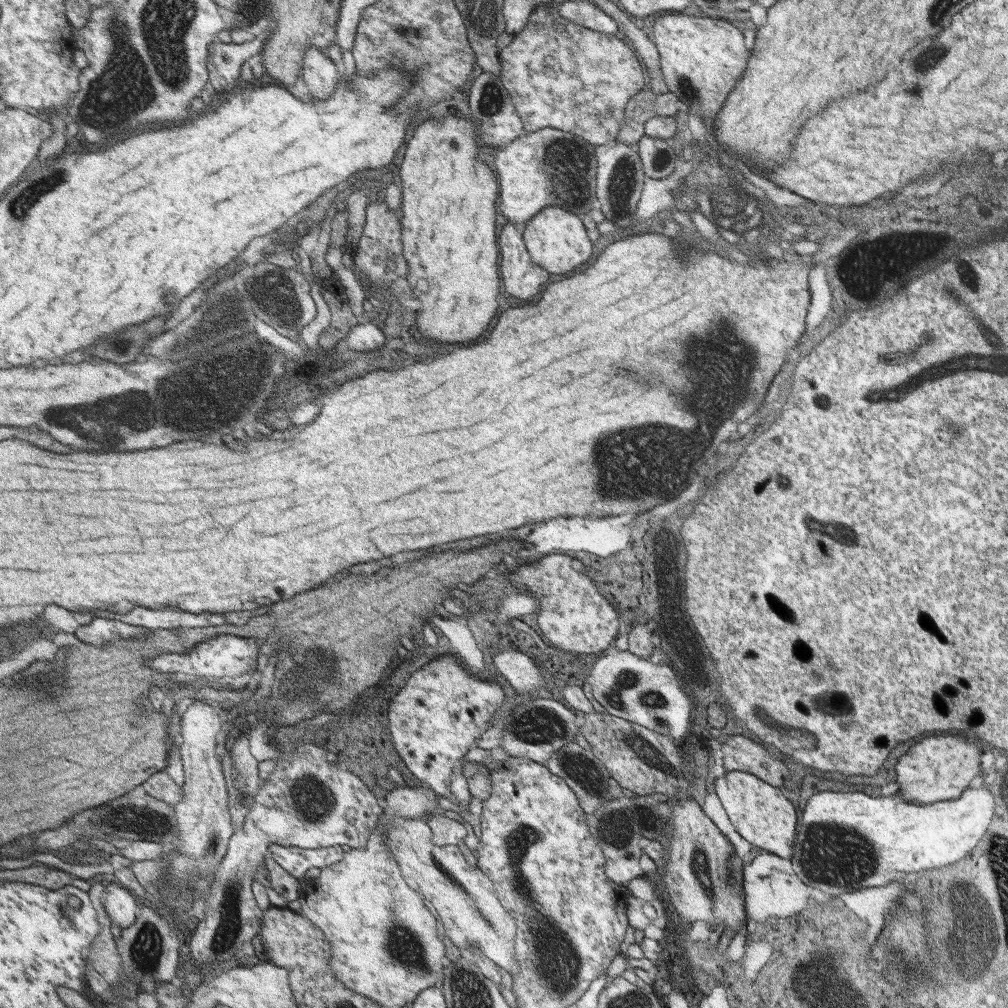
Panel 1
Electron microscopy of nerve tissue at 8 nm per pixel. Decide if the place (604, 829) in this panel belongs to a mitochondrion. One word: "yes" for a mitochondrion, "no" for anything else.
yes

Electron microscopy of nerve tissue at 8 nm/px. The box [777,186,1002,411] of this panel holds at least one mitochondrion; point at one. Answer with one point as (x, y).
(955, 288)

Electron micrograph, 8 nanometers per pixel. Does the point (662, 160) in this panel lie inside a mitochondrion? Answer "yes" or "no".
yes

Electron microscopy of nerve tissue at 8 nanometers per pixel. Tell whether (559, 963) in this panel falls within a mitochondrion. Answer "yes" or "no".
yes

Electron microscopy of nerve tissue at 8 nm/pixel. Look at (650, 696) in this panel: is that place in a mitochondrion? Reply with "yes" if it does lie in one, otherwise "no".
yes

